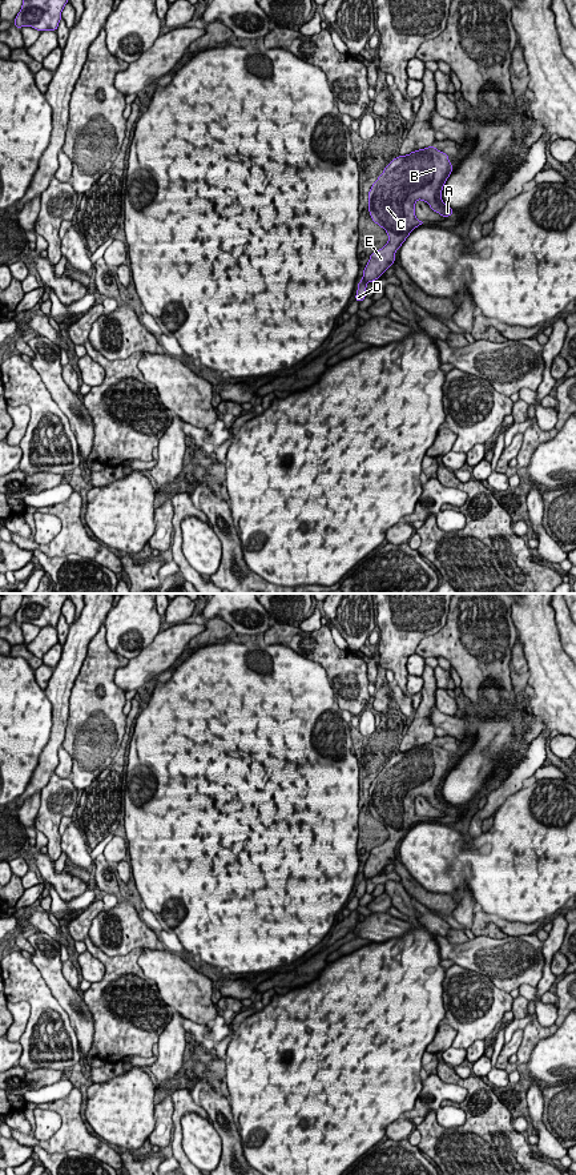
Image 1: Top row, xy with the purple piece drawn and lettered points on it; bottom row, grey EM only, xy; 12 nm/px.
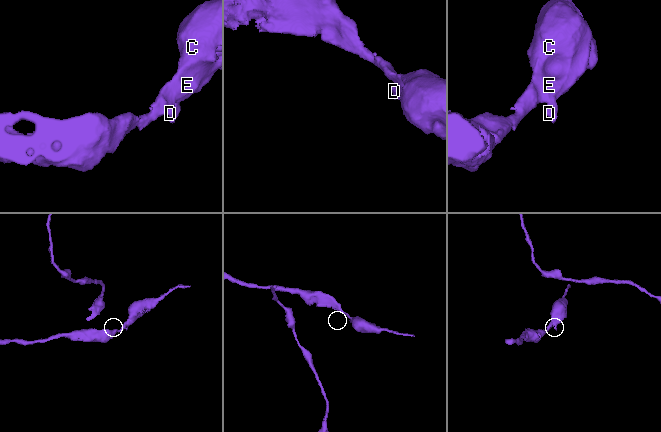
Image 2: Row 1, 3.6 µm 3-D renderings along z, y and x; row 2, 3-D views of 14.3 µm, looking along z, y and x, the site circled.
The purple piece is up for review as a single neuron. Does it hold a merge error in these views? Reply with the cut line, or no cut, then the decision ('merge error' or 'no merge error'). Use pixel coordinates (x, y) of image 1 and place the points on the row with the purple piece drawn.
xy (362, 280), (367, 282) | merge error

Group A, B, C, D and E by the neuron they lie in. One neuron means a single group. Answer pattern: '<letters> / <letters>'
A B C E / D

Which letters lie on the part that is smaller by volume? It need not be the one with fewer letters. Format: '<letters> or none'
D

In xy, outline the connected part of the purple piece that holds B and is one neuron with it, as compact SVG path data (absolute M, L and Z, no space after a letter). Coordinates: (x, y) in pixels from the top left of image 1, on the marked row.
M428 146L394 158L368 192L368 212L383 228L388 242L371 253L362 281L378 279L395 262L395 252L423 222L415 217L415 202L426 201L443 217L454 210L442 200L443 186L452 173L448 154Z

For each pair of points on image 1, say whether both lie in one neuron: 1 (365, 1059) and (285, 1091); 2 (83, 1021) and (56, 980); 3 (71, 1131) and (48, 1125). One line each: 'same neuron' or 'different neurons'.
1: same neuron
2: same neuron
3: different neurons

